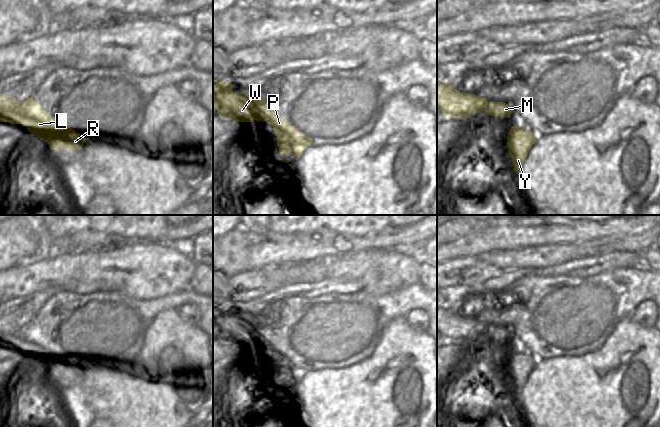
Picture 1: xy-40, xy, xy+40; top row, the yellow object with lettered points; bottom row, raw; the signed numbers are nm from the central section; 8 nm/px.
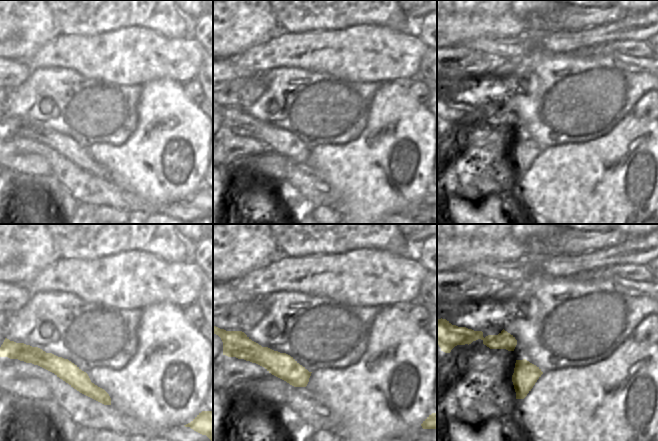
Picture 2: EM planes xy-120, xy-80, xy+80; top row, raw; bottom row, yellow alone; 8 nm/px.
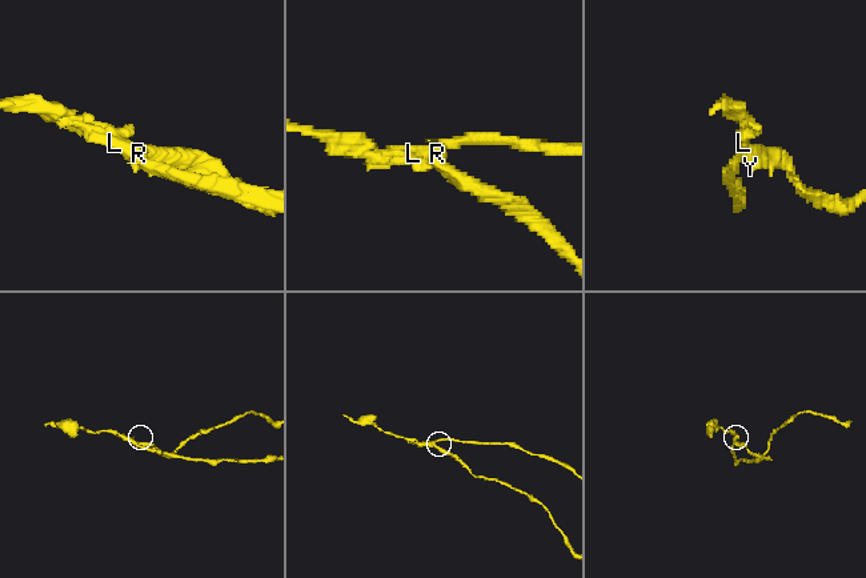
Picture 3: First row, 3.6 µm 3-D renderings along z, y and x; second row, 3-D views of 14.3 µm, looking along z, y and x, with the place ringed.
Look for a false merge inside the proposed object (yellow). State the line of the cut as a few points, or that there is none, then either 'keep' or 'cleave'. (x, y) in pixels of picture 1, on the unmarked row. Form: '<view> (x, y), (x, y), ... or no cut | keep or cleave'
xy (299, 356), (287, 359), (295, 367), (288, 376) | cleave

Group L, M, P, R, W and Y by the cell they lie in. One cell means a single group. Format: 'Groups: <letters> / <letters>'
Groups: L M P R W / Y.

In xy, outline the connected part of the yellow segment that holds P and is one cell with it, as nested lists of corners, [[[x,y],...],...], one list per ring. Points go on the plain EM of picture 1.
[[[217,302],[213,306],[213,328],[219,342],[232,342],[239,346],[253,346],[254,344],[267,346],[274,351],[277,360],[277,369],[281,380],[295,373],[294,362],[288,358],[298,358],[297,352],[279,339],[262,322],[253,318],[233,316],[231,306]]]

